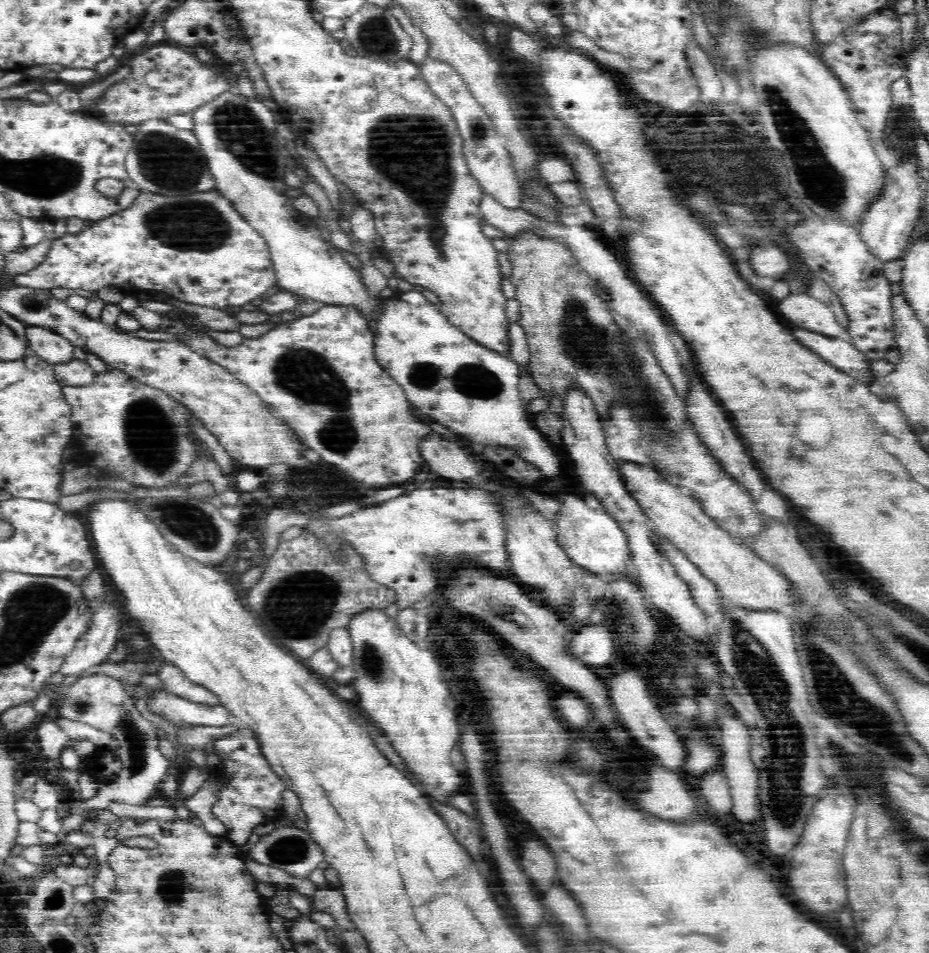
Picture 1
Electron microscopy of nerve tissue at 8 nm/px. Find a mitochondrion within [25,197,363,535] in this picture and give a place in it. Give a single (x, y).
(301, 375)

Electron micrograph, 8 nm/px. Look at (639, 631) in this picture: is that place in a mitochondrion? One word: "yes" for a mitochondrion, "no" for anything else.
yes

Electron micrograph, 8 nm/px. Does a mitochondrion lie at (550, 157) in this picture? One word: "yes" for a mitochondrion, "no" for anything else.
no

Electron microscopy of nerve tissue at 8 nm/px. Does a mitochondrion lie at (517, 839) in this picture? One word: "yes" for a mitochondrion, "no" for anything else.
no

